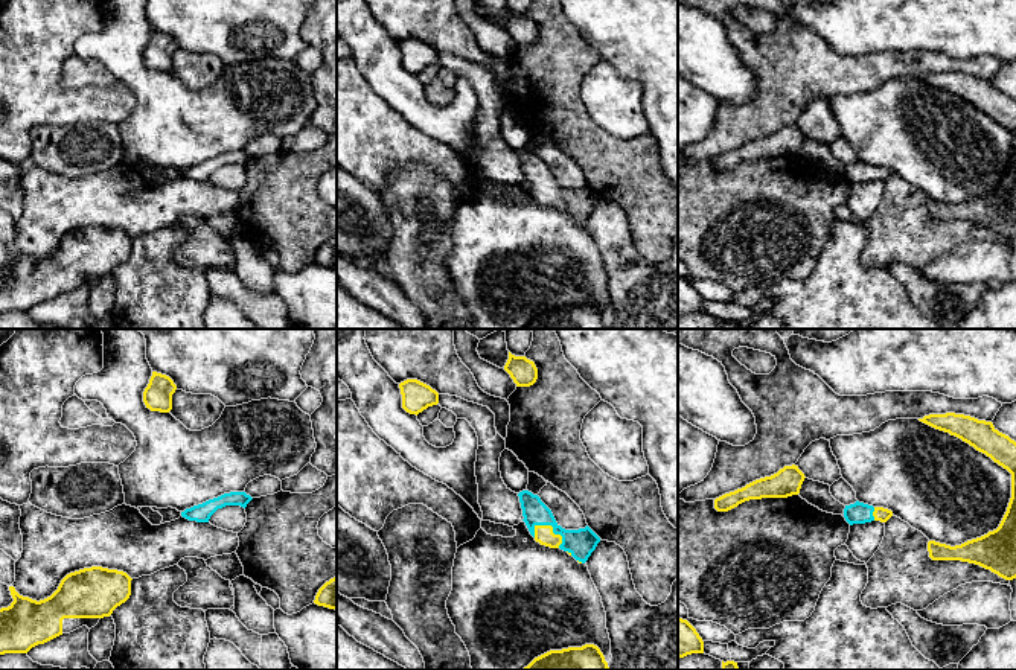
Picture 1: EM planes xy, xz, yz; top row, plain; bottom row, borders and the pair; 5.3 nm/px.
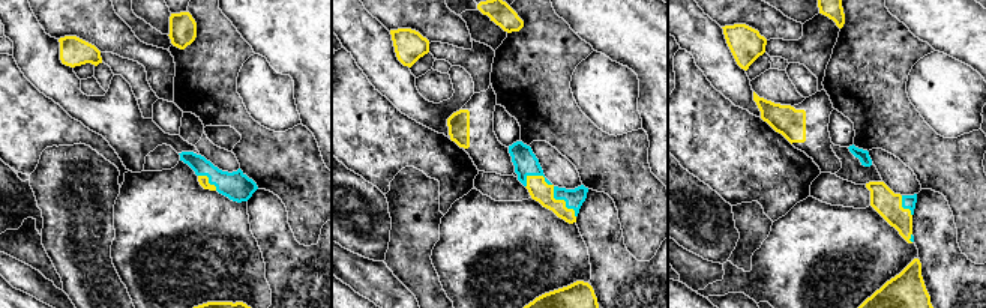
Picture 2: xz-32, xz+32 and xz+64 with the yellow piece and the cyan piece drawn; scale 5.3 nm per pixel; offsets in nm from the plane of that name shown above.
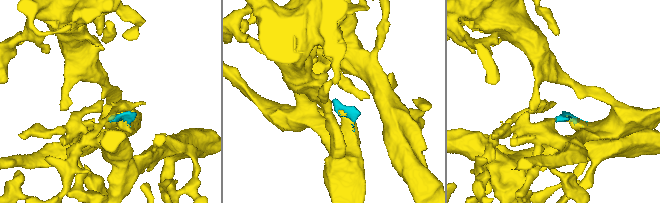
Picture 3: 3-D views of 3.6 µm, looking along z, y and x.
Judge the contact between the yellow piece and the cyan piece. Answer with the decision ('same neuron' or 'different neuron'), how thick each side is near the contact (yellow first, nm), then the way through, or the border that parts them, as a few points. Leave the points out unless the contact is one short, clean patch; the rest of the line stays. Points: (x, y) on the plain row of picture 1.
same neuron; calibres 100 and 150 nm; way xz (544, 194), (552, 189), (564, 198), (581, 201)

